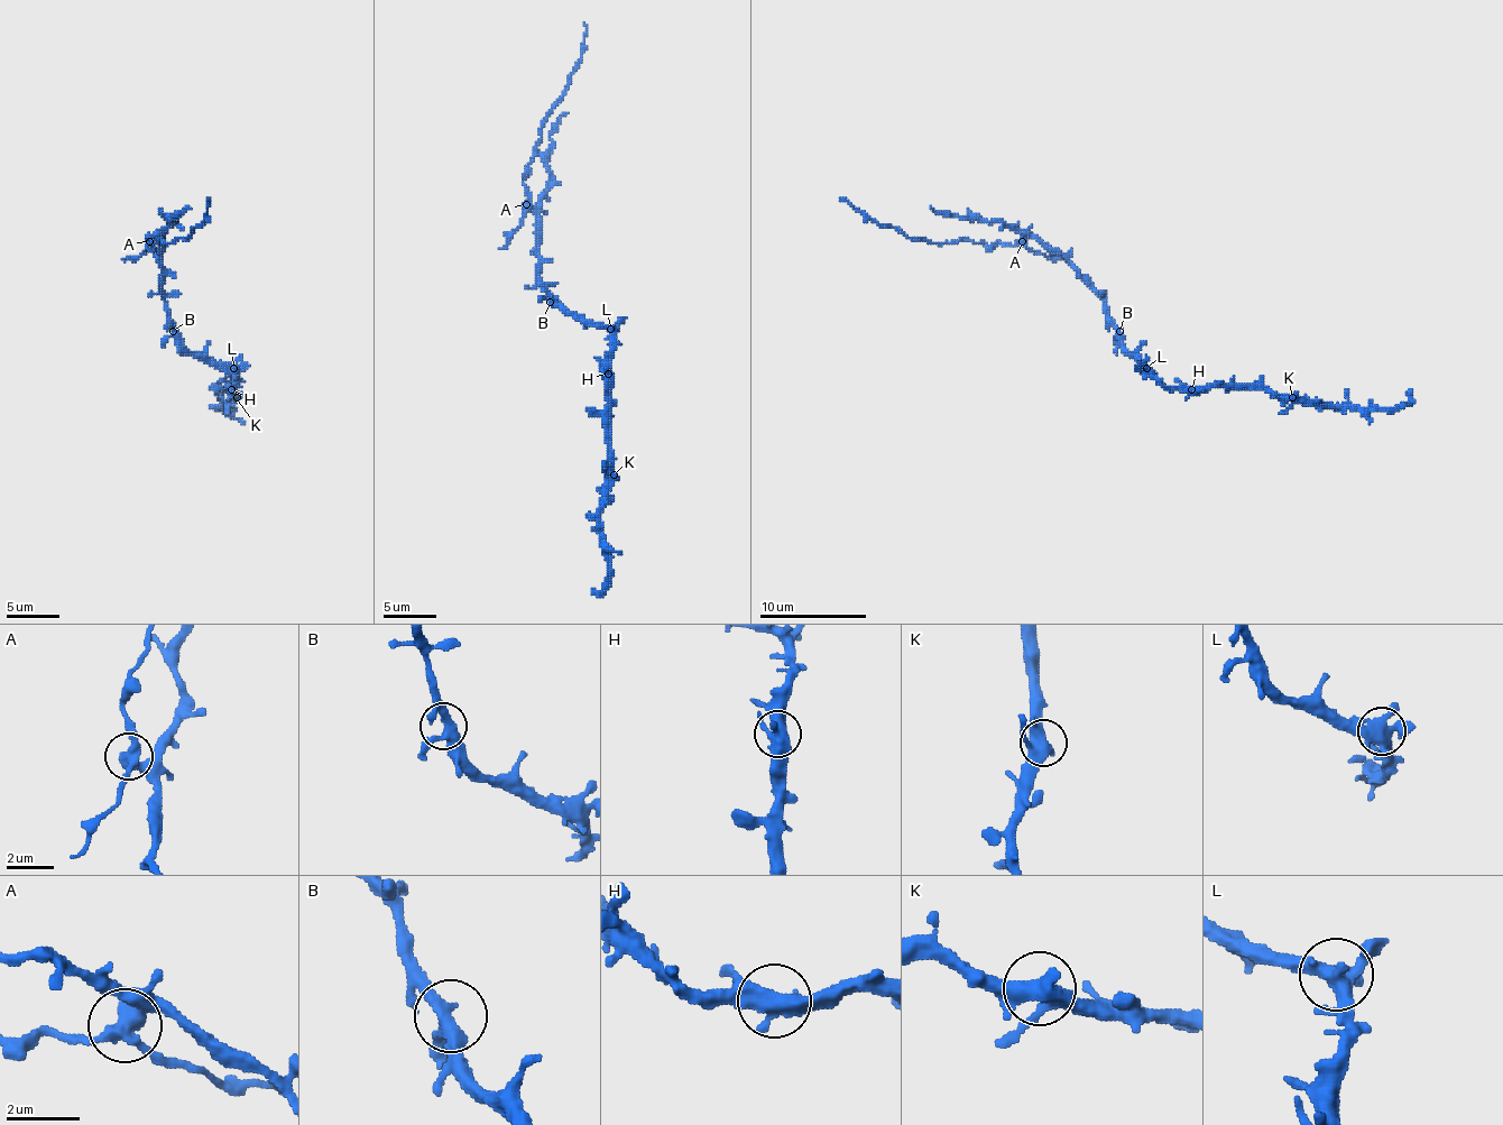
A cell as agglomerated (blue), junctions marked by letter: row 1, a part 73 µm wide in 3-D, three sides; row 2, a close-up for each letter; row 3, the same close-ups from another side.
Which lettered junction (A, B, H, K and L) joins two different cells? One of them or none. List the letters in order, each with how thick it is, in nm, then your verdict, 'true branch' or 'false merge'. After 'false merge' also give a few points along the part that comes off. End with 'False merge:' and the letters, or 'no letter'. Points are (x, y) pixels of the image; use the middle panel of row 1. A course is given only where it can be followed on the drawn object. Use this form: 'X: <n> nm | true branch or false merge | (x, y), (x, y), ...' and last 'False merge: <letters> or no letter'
A: 440 nm | false merge | (525, 203), (525, 166), (533, 155), (546, 113), (563, 94), (581, 57), (583, 22)
B: 360 nm | true branch
H: 440 nm | true branch
K: 440 nm | true branch
L: 460 nm | true branch
False merge: A

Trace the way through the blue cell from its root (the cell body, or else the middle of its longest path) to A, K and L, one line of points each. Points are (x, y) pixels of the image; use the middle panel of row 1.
A: (554, 298), (538, 277), (538, 219), (525, 203)
K: (554, 298), (568, 312), (600, 323), (610, 333), (614, 475)
L: (554, 298), (568, 312), (610, 329)

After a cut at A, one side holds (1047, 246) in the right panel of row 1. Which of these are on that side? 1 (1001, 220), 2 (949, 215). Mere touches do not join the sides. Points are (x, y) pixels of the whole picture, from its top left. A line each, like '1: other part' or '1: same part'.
1: same part
2: same part

